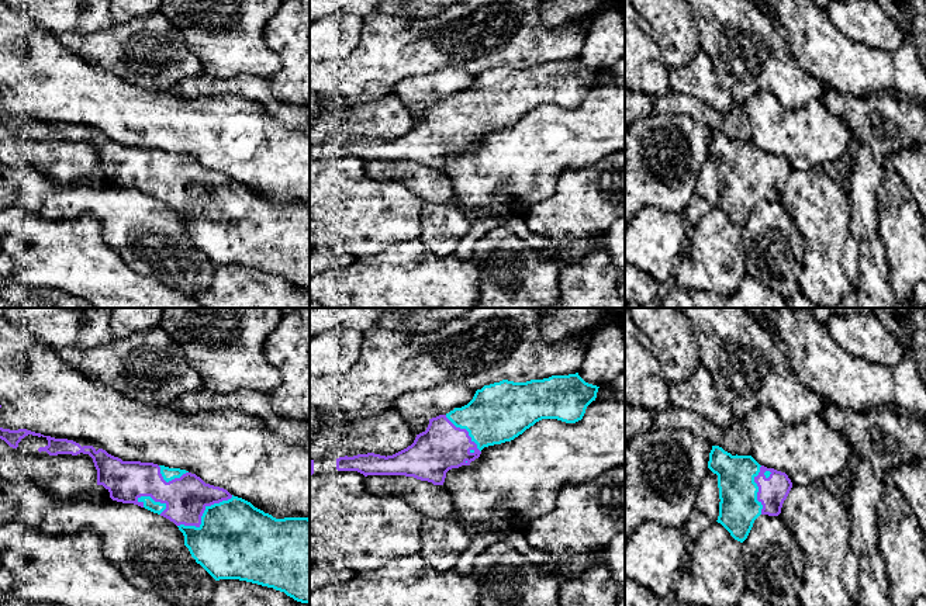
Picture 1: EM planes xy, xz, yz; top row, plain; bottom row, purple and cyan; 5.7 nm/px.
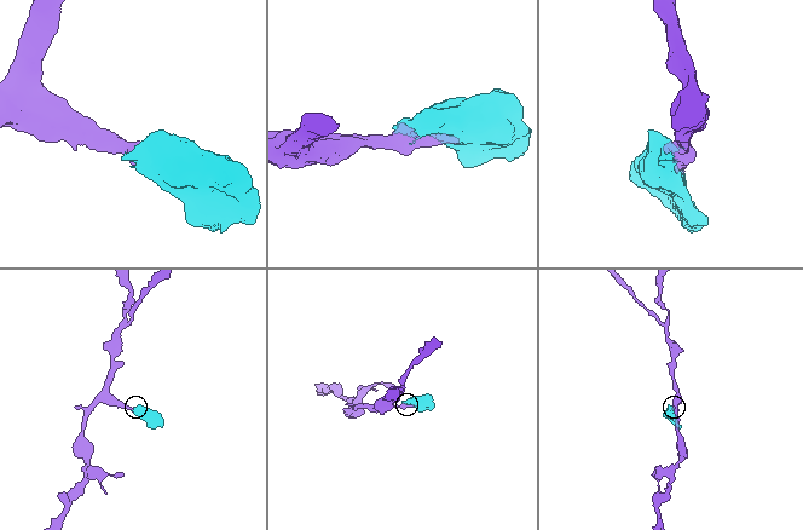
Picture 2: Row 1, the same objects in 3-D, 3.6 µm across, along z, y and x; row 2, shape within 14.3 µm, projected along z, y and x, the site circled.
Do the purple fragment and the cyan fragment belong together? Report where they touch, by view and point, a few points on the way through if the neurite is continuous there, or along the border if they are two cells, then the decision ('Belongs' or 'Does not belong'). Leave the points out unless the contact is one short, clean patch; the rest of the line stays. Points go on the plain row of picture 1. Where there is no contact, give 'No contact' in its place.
Touches purple at xy (203, 197). Belongs

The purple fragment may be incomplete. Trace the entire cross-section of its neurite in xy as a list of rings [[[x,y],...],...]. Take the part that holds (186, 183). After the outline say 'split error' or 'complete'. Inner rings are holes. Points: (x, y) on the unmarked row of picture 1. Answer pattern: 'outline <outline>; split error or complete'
outline [[[0,112],[0,124],[10,132],[28,120],[45,122],[48,129],[38,136],[49,141],[80,138],[93,143],[97,155],[97,170],[103,170],[110,183],[134,188],[173,207],[184,221],[184,231],[191,242],[215,266],[239,264],[284,277],[301,288],[310,288],[310,204],[276,204],[255,193],[250,187],[231,180],[227,174],[205,169],[200,162],[180,153],[153,148],[122,146],[106,135],[80,131],[68,124],[55,124],[27,114]]]; split error

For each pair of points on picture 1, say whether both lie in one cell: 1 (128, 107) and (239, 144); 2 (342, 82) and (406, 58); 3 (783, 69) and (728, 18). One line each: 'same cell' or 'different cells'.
1: same cell
2: same cell
3: same cell

